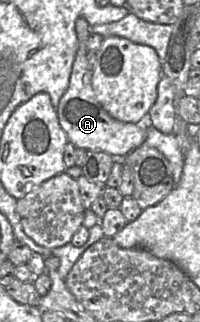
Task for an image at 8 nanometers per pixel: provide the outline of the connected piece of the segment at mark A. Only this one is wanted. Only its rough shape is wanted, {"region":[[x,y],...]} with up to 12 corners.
{"region":[[76,21],[78,48],[56,107],[78,149],[121,158],[150,126],[113,118],[99,103],[86,59],[90,25]]}

